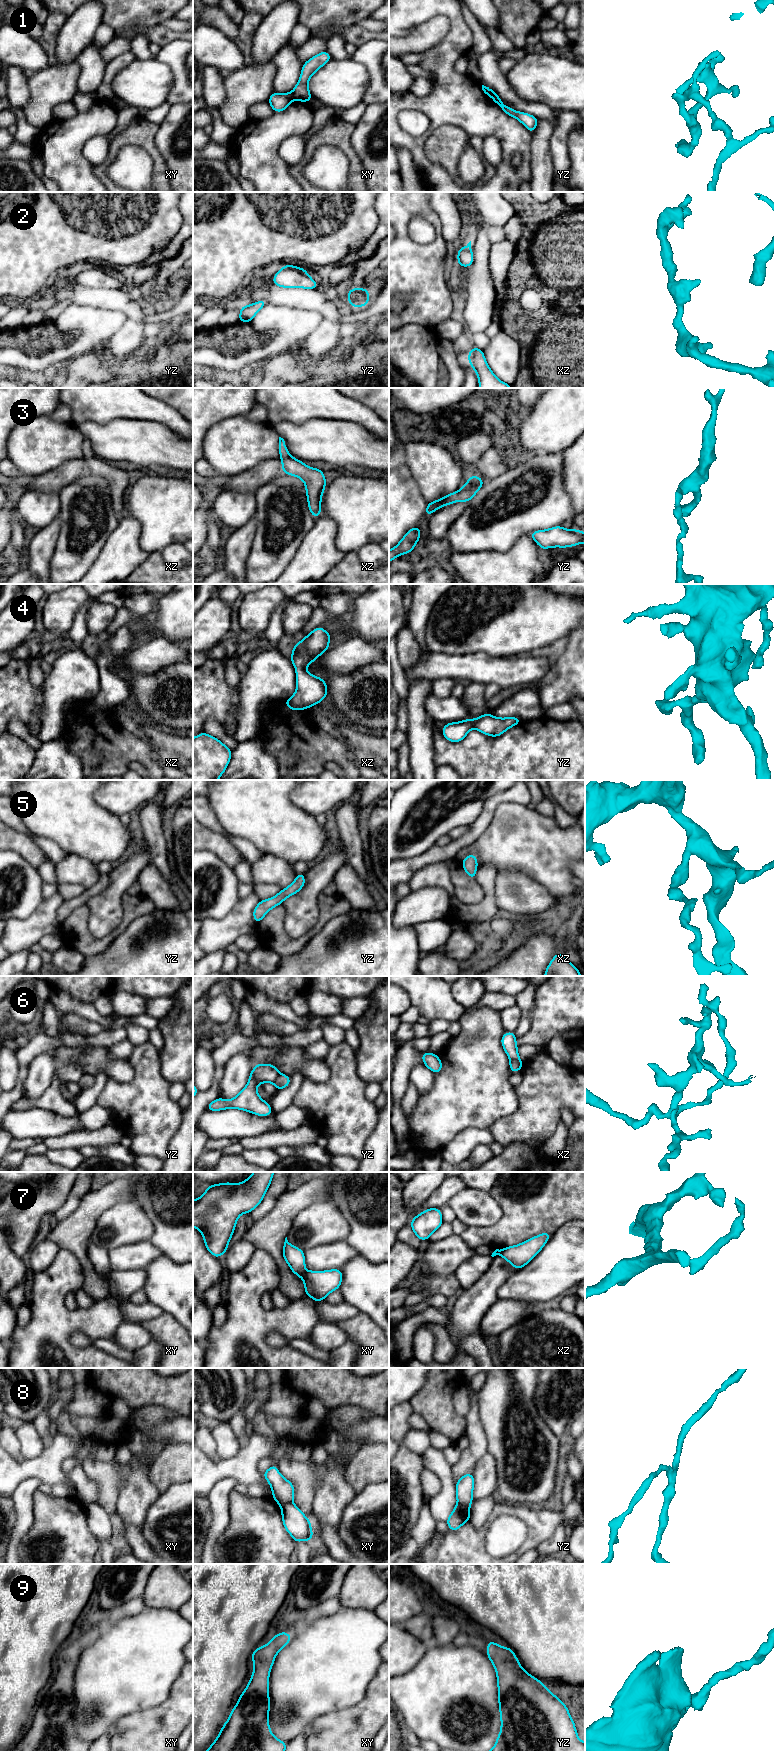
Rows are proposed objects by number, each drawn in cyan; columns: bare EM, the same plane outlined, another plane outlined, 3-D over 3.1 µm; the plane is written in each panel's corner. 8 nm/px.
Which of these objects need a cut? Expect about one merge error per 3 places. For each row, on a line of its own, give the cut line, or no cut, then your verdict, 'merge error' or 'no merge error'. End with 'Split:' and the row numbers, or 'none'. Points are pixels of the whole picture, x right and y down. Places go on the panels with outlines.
1: cut yz (497, 95), (491, 97); merge error
2: cut none; no merge error
3: cut none; no merge error
4: cut none; no merge error
5: cut none; no merge error
6: cut xz (510, 1059), (519, 1060); merge error
7: cut xy (305, 1271), (302, 1277); merge error
8: cut xy (291, 1502), (281, 1506); merge error
9: cut none; no merge error
Split: 1, 6, 7, 8

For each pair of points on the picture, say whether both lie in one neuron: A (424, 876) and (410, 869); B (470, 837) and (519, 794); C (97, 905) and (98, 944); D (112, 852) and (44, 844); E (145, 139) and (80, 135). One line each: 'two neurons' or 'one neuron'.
A: two neurons
B: one neuron
C: two neurons
D: two neurons
E: two neurons

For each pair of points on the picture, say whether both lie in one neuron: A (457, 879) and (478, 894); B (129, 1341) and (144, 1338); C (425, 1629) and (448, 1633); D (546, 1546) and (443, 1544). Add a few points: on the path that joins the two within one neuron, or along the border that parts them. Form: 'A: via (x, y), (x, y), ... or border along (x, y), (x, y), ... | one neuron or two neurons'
A: via (462, 884), (473, 893) | one neuron
B: via (133, 1338), (140, 1338) | one neuron
C: via (431, 1631), (442, 1631) | one neuron
D: border along (546, 1539), (536, 1548) | two neurons

